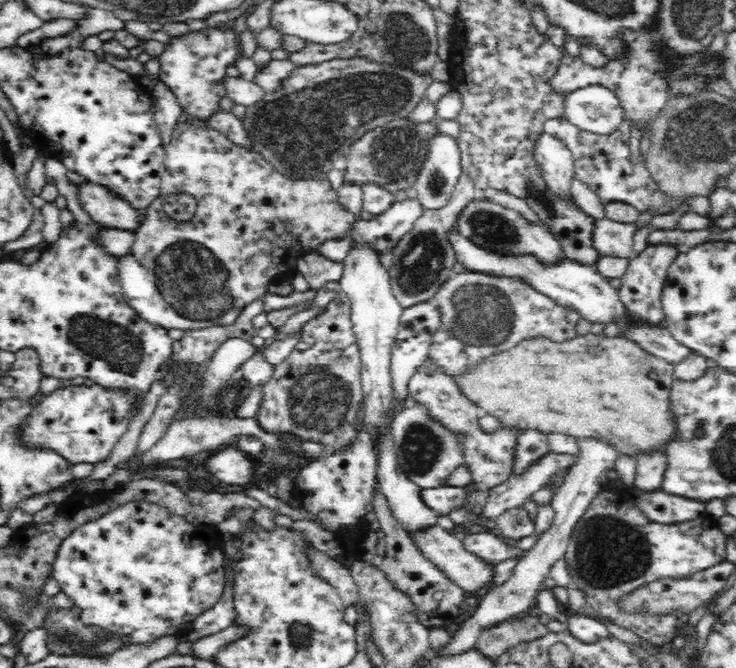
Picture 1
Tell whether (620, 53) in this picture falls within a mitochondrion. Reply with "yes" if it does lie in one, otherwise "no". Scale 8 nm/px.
no

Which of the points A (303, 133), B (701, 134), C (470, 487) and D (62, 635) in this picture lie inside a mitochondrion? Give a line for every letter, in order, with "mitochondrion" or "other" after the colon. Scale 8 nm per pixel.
A: mitochondrion
B: mitochondrion
C: other
D: mitochondrion

